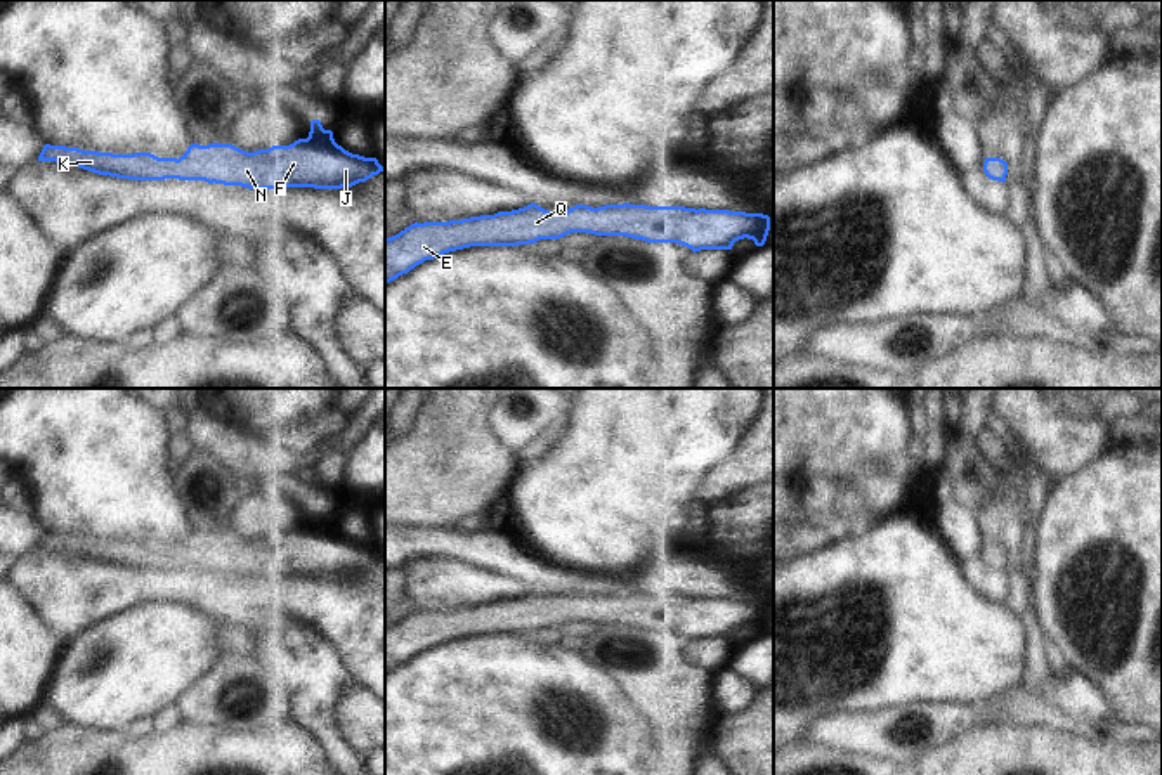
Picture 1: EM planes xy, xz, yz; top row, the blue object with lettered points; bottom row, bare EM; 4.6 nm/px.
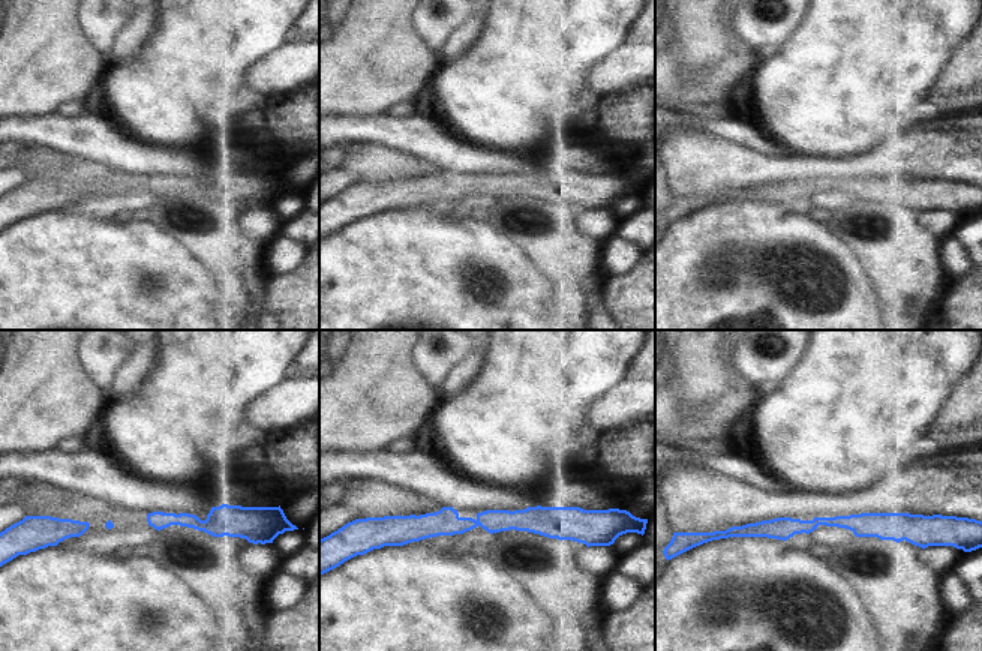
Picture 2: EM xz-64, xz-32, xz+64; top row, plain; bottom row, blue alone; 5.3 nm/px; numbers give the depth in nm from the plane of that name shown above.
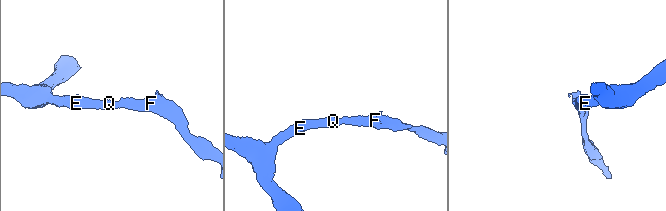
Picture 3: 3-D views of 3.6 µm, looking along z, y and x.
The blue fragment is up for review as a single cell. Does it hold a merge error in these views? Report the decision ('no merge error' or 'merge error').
no merge error

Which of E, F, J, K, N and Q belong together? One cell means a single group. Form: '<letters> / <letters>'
E F J K N Q

